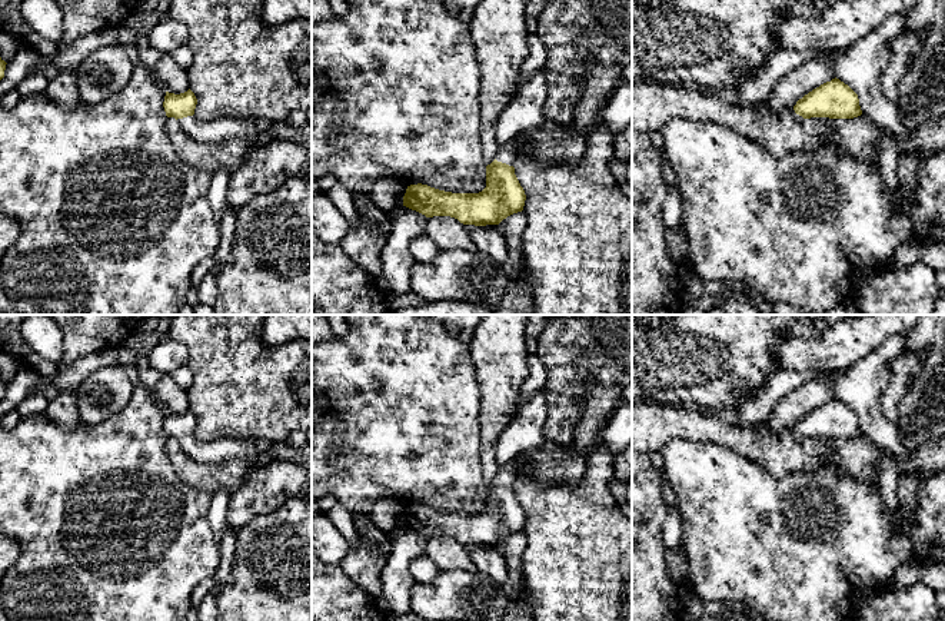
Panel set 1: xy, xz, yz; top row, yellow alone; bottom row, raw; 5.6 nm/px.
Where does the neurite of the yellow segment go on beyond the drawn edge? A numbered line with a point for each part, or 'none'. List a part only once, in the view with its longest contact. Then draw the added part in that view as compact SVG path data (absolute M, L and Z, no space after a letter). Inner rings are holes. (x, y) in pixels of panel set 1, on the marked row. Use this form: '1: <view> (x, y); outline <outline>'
1: xz (551, 145); outline M543 126L510 140L499 149L498 162L515 167L520 153L533 156L542 165L578 165L586 149L583 133L568 133L556 126Z

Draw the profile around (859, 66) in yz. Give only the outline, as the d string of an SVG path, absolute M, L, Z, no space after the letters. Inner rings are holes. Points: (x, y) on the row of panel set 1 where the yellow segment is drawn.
M892 16L843 52L776 49L768 56L765 64L738 89L736 104L755 106L763 102L773 86L791 70L806 60L825 59L832 63L835 77L858 94L862 114L896 139L906 140L909 130L902 124L895 103L885 97L879 83L879 76L891 60L889 46L905 30L905 21L906 16Z

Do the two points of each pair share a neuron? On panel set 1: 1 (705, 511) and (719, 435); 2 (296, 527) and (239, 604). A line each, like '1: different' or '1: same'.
1: different
2: same

